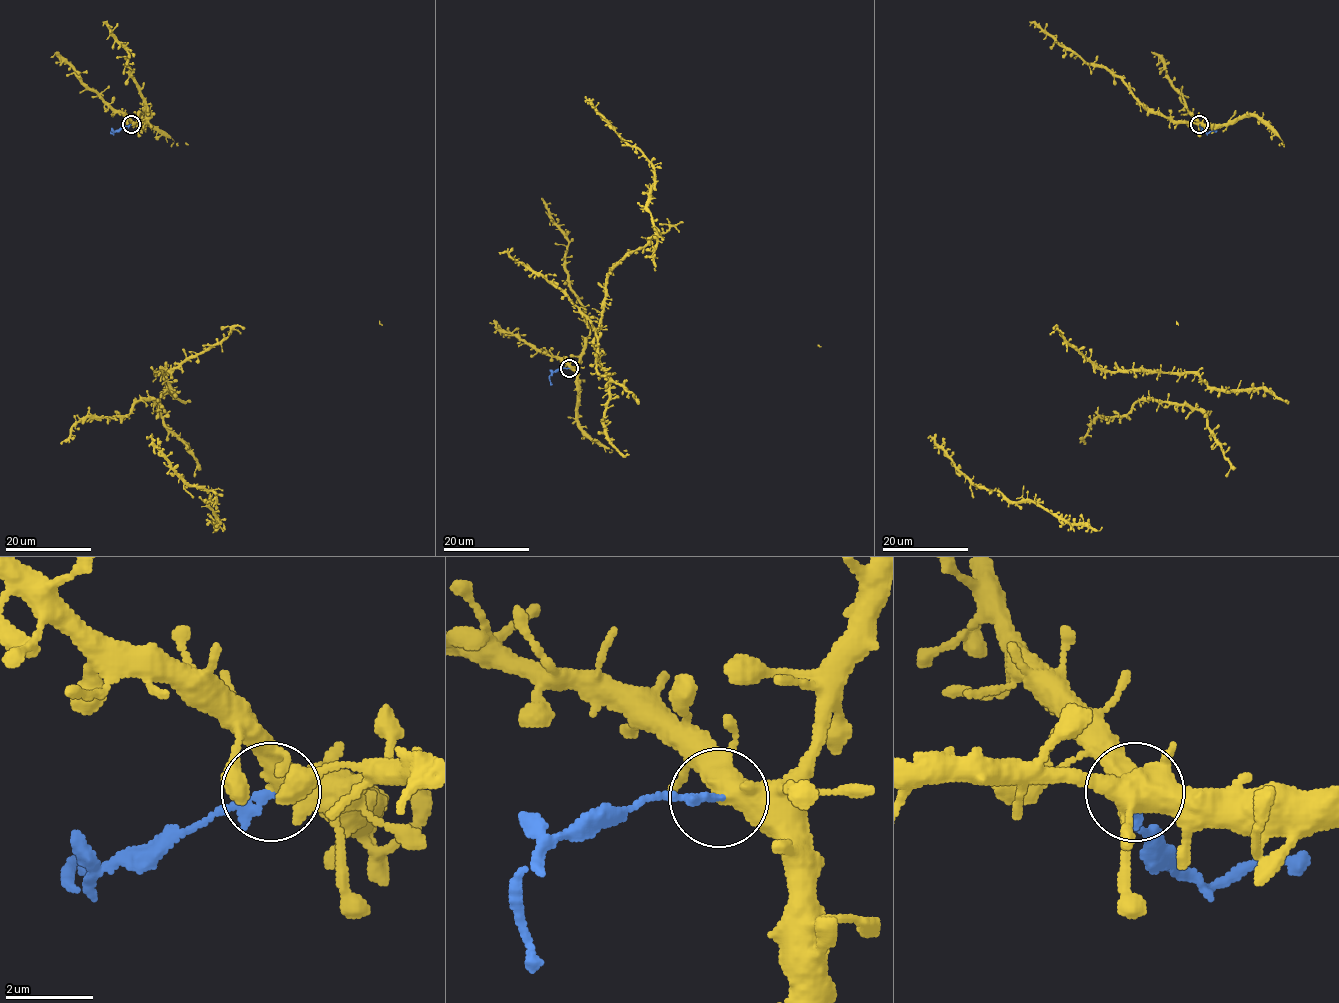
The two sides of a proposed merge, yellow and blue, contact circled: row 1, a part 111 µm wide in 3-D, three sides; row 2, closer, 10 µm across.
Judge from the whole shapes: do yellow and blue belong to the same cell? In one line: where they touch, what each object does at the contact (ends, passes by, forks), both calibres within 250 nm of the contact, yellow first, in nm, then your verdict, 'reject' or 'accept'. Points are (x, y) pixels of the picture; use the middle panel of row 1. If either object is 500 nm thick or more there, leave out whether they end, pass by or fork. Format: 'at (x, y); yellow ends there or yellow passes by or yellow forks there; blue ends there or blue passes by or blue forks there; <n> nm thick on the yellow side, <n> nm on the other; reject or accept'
at (569, 368); yellow passes by; blue ends there; 480 nm thick on the yellow side, 240 nm on the other; reject

